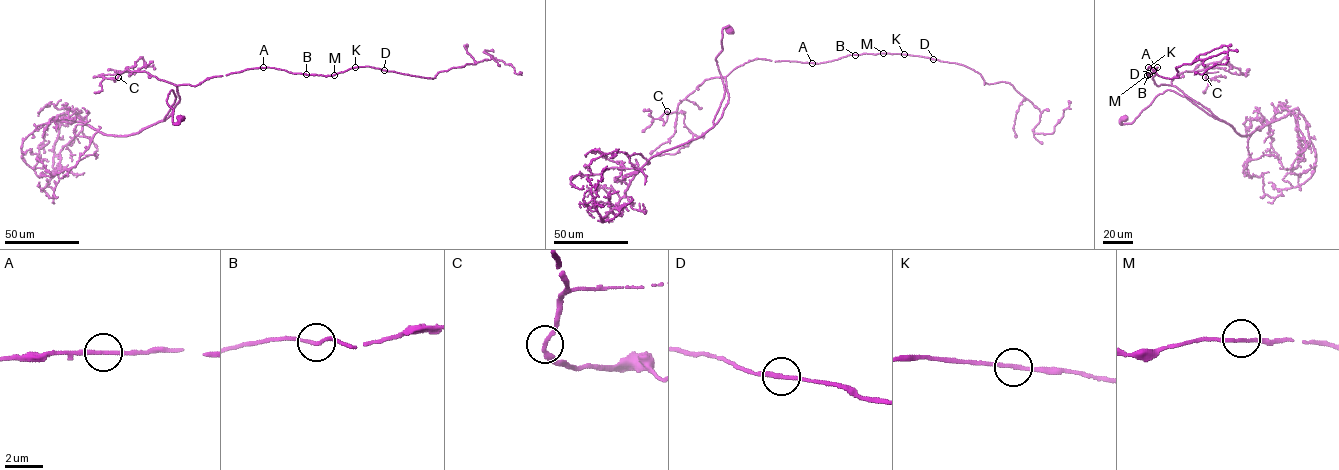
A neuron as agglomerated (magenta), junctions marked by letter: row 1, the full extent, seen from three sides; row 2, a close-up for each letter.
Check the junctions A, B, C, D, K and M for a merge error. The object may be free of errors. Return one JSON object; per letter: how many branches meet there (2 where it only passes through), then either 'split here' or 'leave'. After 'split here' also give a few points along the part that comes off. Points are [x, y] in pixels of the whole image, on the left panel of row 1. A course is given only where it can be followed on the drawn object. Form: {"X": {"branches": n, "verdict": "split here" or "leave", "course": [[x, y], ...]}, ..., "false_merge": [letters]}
{"A": {"branches": 2, "verdict": "leave"}, "B": {"branches": 2, "verdict": "leave"}, "C": {"branches": 2, "verdict": "leave"}, "D": {"branches": 2, "verdict": "leave"}, "K": {"branches": 2, "verdict": "leave"}, "M": {"branches": 2, "verdict": "leave"}, "false_merge": []}

